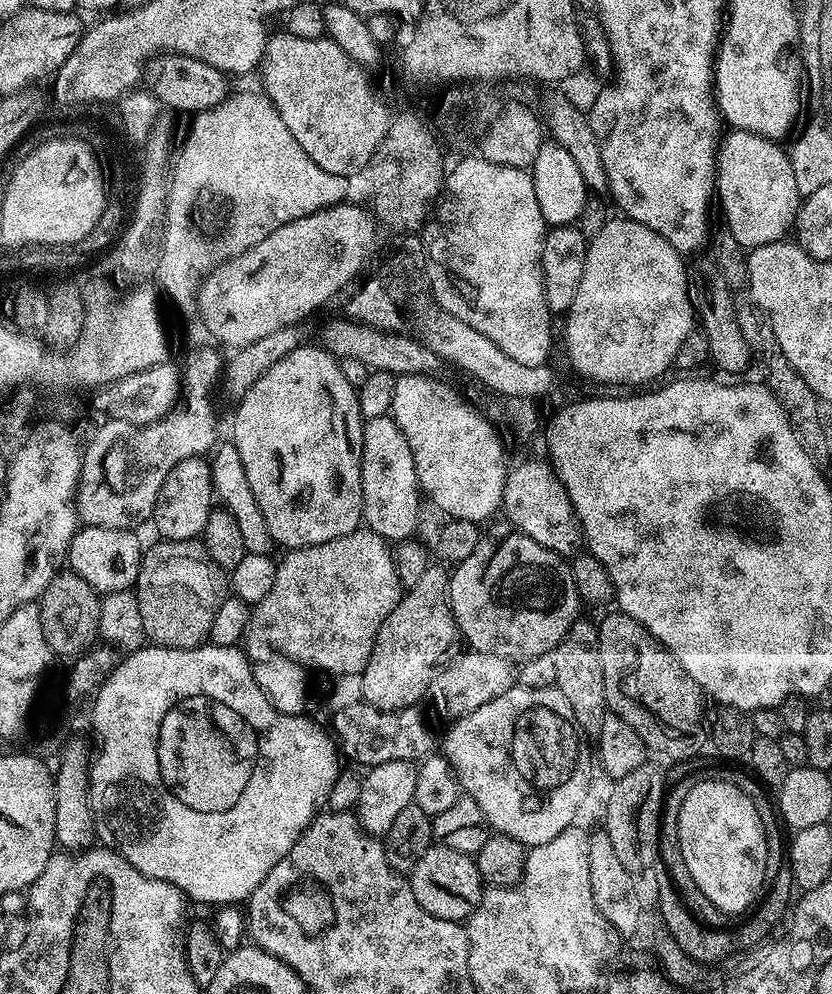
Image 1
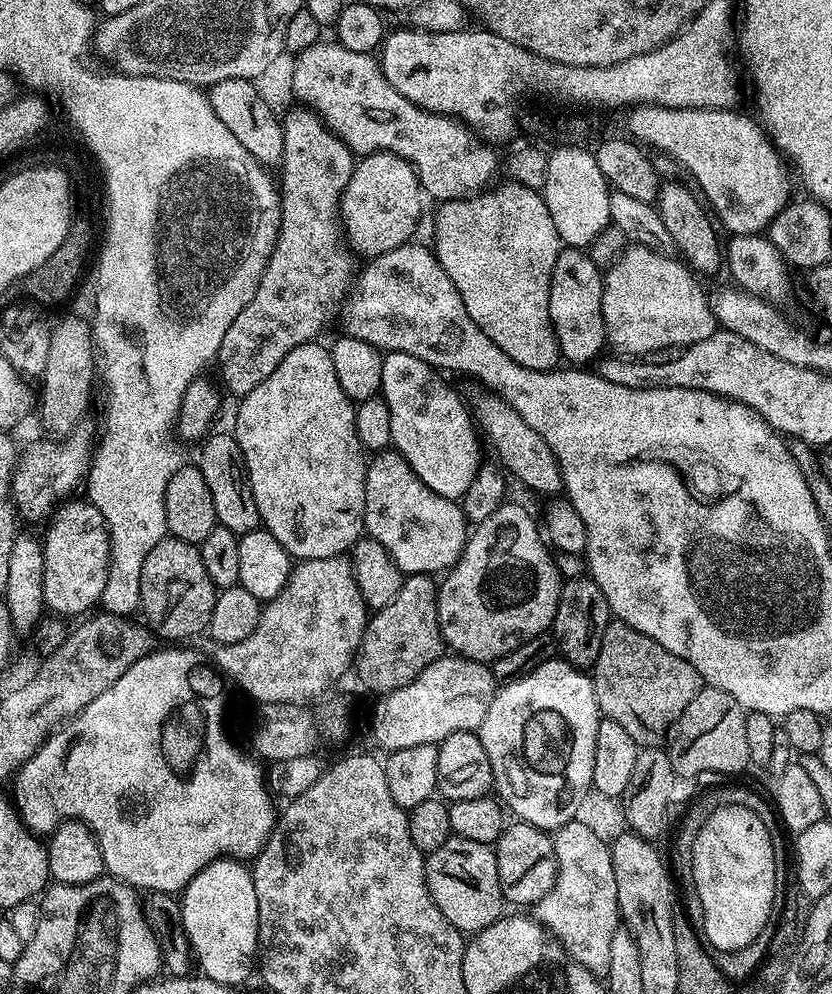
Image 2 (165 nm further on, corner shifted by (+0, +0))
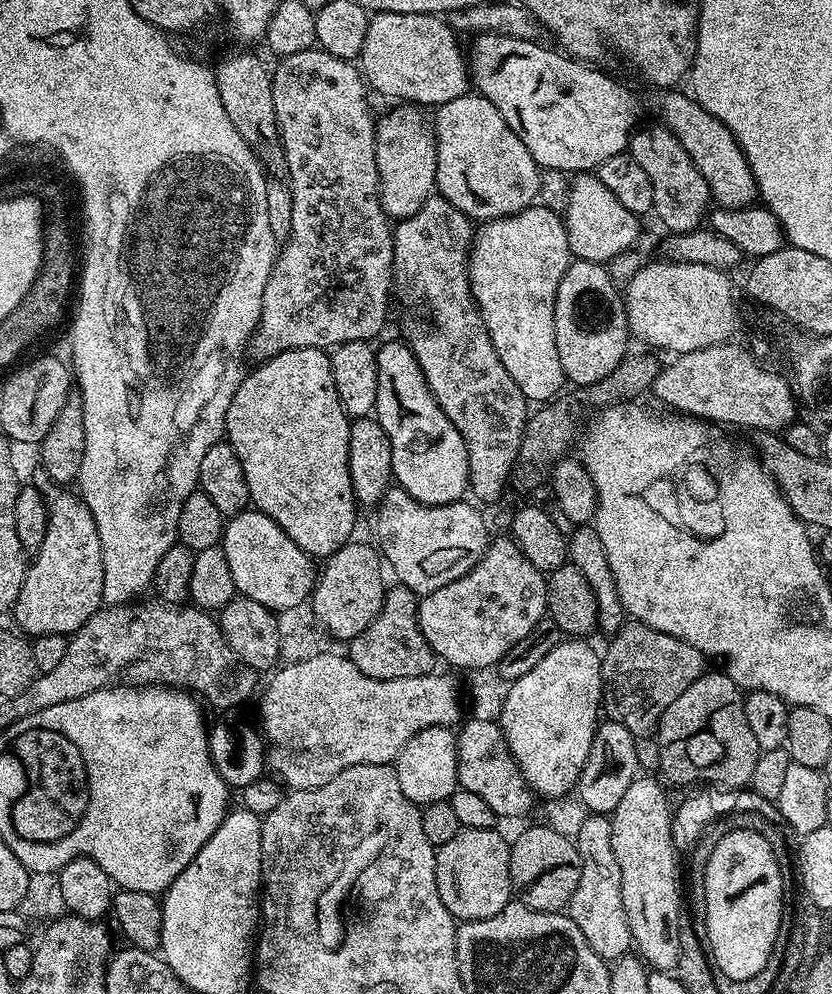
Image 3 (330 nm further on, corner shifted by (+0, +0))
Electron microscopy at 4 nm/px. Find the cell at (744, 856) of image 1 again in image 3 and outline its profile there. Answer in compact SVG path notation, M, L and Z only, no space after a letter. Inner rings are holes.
M733 828L720 839L718 846L714 846L714 854L710 854L704 871L704 936L715 971L730 978L754 978L754 974L764 969L766 962L777 951L776 939L780 936L780 919L784 916L784 880L785 873L778 870L770 842L754 830Z

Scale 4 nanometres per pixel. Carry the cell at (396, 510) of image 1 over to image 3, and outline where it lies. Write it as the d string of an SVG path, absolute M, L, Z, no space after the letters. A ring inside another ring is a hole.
M399 486L389 487L380 499L375 509L375 543L387 567L392 567L395 579L411 592L427 594L438 590L462 578L484 556L490 543L488 524L475 503L464 503L423 504Z

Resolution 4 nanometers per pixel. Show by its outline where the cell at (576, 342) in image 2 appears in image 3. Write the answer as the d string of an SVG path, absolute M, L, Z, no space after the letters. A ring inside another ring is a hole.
M573 259L566 274L562 274L554 302L554 338L558 342L558 362L562 362L564 379L569 385L594 384L606 378L629 355L624 297L605 265Z

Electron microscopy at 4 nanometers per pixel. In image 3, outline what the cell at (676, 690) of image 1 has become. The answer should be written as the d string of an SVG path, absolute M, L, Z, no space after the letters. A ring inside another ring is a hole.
M625 622L611 637L608 649L603 649L600 669L605 672L609 708L603 715L608 720L624 724L635 737L651 737L660 723L660 716L706 671L706 658L694 646L662 634L645 624Z

